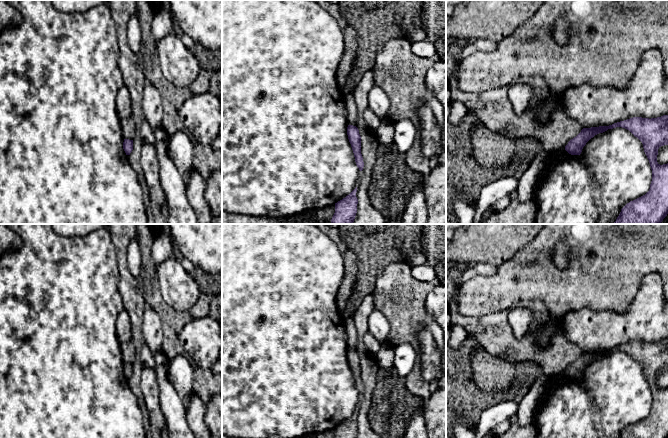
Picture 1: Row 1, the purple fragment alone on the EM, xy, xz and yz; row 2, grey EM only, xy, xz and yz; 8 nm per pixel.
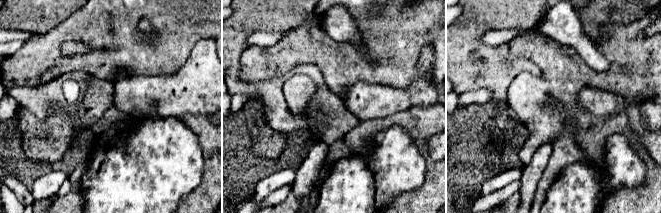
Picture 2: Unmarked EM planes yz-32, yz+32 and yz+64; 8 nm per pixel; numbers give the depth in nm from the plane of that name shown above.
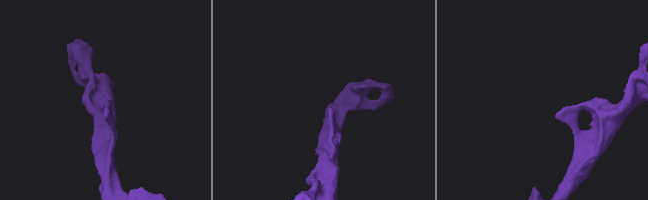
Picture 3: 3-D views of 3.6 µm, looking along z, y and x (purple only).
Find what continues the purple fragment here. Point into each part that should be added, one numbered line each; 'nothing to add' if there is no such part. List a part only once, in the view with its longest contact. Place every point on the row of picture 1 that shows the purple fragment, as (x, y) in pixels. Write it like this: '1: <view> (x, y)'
nothing to add

